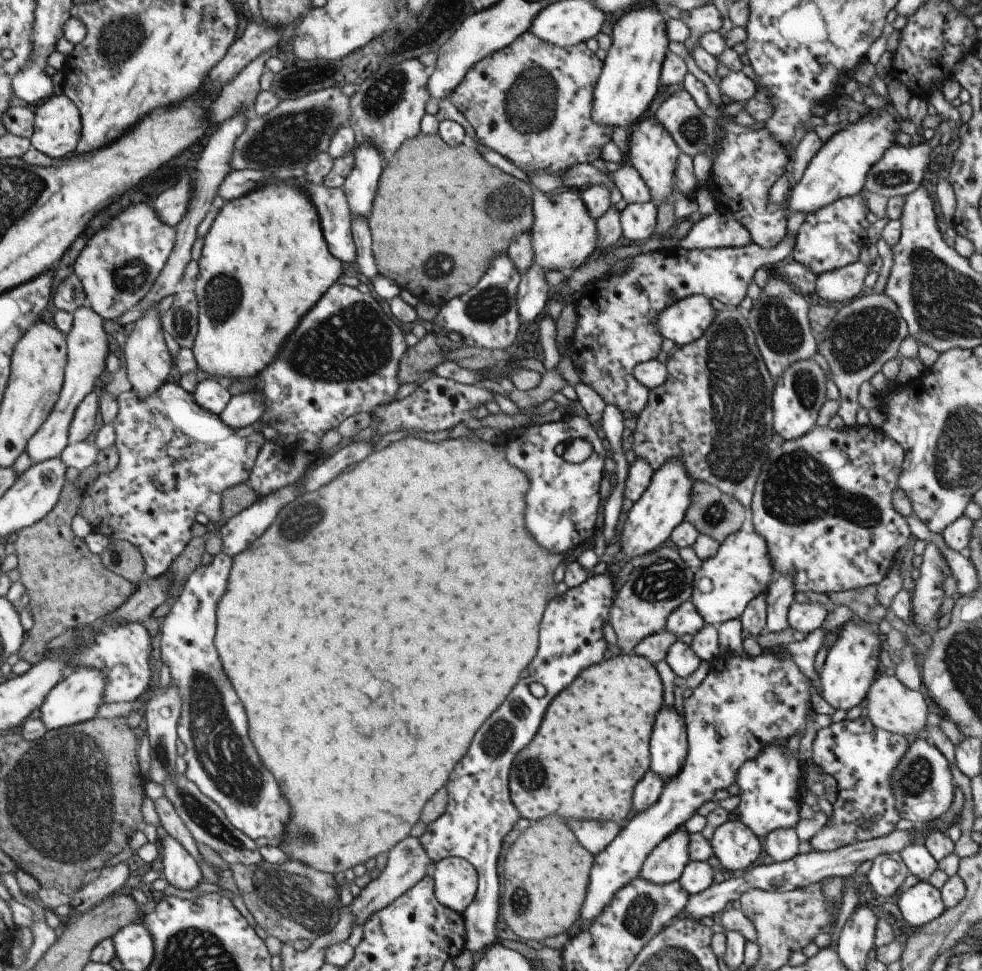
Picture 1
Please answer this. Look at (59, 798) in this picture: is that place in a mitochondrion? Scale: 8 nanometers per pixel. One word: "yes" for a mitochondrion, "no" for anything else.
yes

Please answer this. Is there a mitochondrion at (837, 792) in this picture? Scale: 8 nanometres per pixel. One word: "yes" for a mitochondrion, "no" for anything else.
no

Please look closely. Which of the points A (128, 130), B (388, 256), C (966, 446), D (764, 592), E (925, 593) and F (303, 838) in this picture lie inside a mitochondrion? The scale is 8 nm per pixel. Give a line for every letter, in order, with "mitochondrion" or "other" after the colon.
A: other
B: other
C: mitochondrion
D: other
E: other
F: mitochondrion

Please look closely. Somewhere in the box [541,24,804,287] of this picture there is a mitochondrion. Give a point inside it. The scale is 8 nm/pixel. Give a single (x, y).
(692, 129)

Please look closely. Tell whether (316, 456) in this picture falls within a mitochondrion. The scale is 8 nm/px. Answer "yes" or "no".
no

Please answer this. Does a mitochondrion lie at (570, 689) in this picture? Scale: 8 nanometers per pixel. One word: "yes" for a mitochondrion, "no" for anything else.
no

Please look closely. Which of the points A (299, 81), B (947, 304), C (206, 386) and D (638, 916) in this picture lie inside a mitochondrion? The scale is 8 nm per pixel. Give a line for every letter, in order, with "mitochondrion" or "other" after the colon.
A: mitochondrion
B: mitochondrion
C: other
D: mitochondrion

